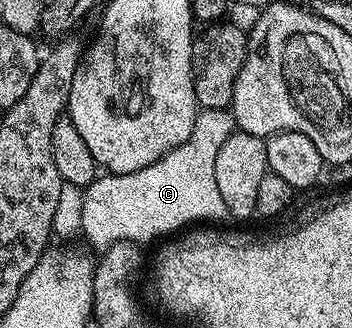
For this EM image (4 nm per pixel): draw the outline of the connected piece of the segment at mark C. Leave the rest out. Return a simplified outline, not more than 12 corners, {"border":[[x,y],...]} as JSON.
{"border":[[228,109],[133,173],[63,182],[53,234],[92,245],[225,216],[216,182]]}

